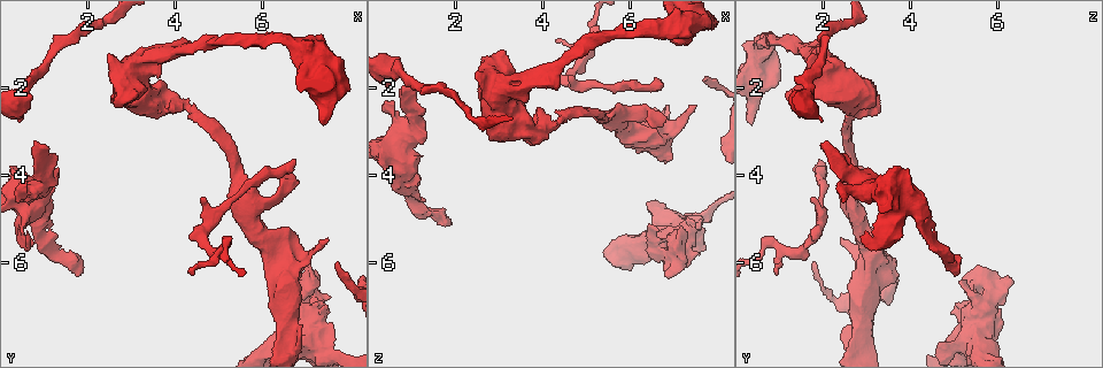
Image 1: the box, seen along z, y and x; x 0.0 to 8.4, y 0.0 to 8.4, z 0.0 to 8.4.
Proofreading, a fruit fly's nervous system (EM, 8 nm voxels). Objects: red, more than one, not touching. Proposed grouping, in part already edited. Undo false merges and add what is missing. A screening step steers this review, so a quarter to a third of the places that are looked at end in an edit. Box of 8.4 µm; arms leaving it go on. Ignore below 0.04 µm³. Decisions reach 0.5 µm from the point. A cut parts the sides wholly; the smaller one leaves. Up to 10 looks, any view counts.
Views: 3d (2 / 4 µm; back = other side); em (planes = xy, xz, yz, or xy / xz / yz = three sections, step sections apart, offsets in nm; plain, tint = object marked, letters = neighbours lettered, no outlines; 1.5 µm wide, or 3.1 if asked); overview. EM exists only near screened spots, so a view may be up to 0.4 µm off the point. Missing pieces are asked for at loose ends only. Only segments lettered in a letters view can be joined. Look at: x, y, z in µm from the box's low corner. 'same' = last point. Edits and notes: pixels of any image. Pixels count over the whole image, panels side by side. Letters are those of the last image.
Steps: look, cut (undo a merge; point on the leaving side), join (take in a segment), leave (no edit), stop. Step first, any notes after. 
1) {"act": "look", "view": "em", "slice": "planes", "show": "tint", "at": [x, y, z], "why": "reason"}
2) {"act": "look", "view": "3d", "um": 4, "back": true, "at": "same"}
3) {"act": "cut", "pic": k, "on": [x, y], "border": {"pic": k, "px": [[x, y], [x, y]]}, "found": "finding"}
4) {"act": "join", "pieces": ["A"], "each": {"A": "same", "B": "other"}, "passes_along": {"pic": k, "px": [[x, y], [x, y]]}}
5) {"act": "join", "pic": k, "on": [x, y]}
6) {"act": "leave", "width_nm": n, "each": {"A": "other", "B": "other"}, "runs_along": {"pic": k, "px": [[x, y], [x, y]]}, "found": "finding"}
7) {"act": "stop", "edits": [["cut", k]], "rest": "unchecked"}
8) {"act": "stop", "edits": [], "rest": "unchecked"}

{"act": "look", "view": "em", "slice": "planes", "show": "letters", "at": [4.60, 4.50, 1.80], "why": "branch stops here"}

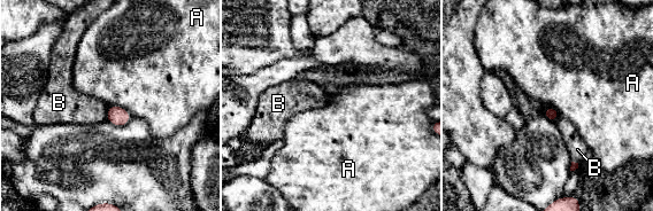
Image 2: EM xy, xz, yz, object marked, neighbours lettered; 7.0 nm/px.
{"act": "leave", "each": {"A": "other", "B": "other"}, "border": {"pic": 2, "px": [[108, 107], [122, 107], [131, 117]]}, "found": "no lettered segment goes on from it"}

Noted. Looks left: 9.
{"act": "look", "view": "3d", "um": 2, "at": [6.70, 3.65, 1.85], "why": "free end"}

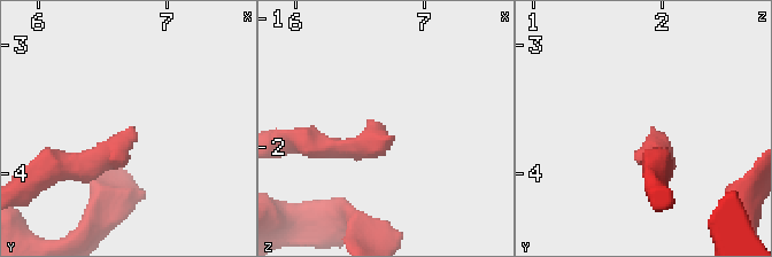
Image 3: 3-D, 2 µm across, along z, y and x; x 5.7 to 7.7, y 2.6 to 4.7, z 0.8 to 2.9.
{"act": "look", "view": "em", "slice": "planes", "show": "letters", "at": [6.74, 3.66, 1.90]}

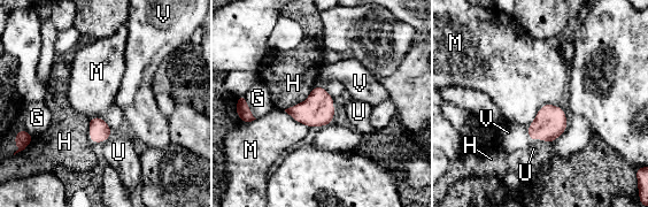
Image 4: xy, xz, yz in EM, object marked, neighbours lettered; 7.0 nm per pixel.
{"act": "join", "pieces": ["V"], "longest_contact_nm": ["M", 200], "each": {"G": "other", "H": "other", "M": "other", "U": "other", "V": "same"}, "found": "it goes on there"}

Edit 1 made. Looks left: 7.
{"act": "stop", "edits": [["join", 4]], "rest": "unchecked"}

